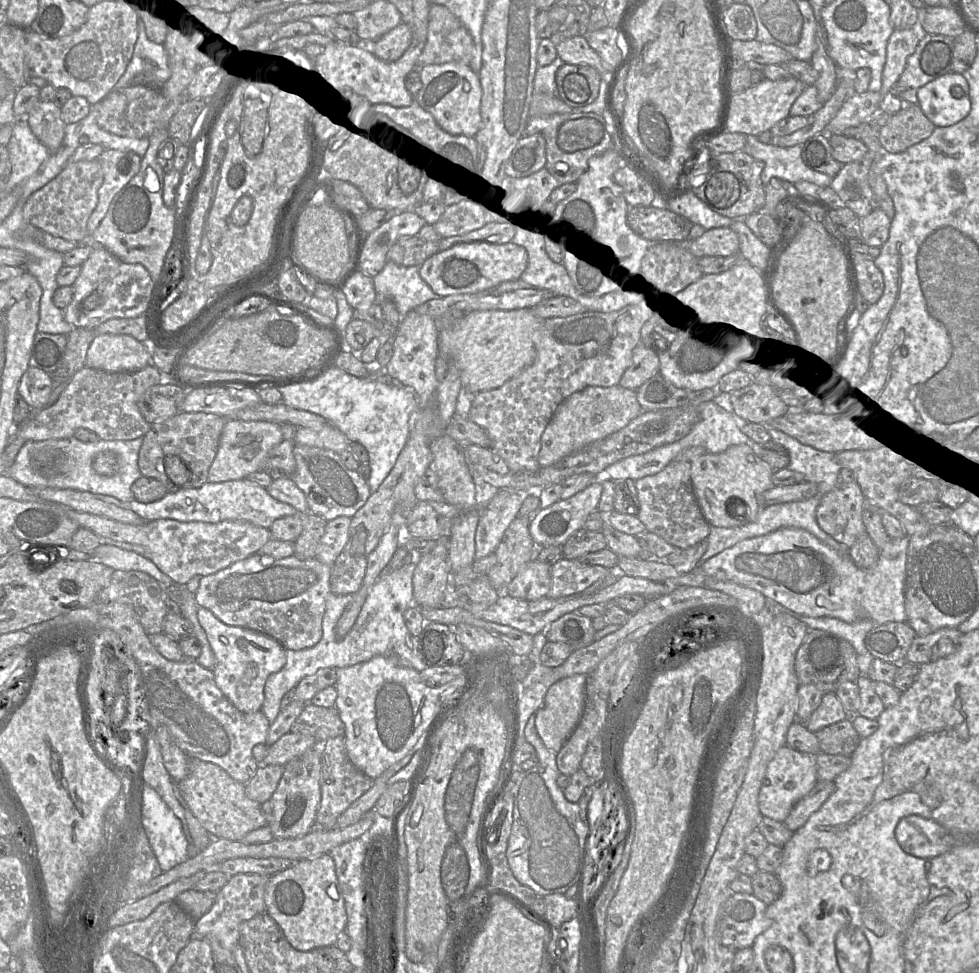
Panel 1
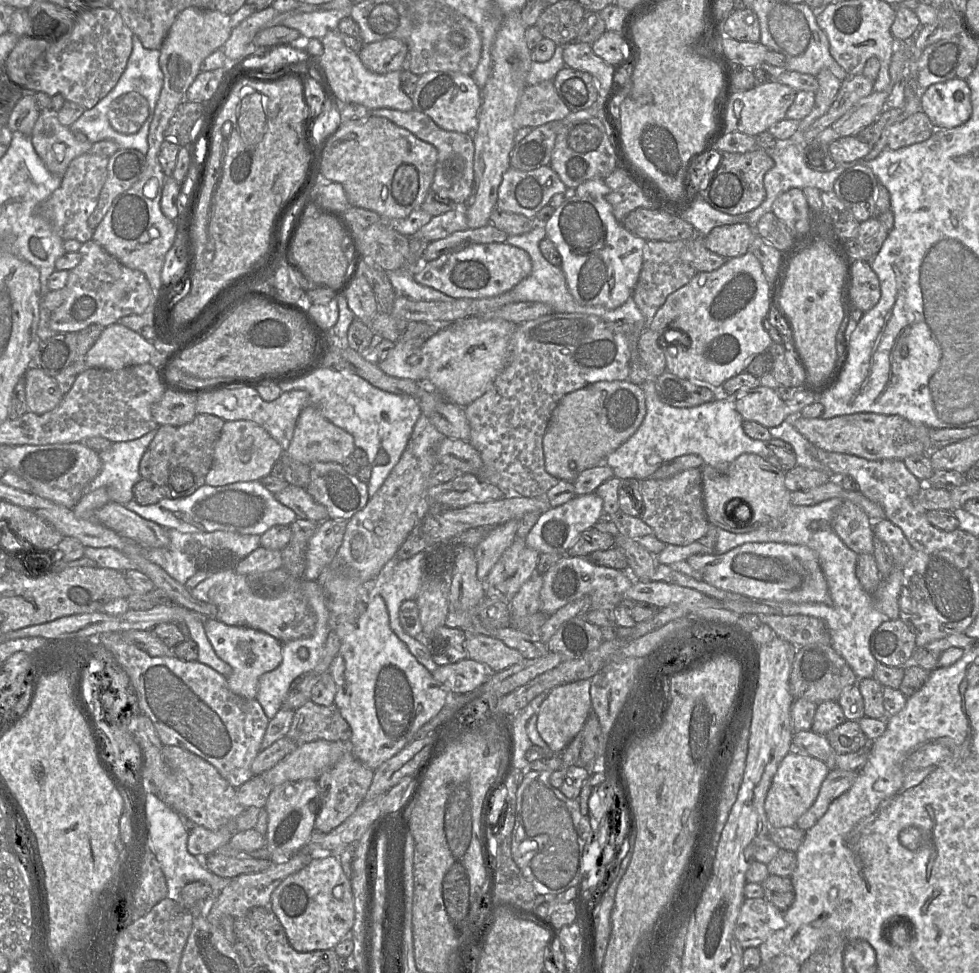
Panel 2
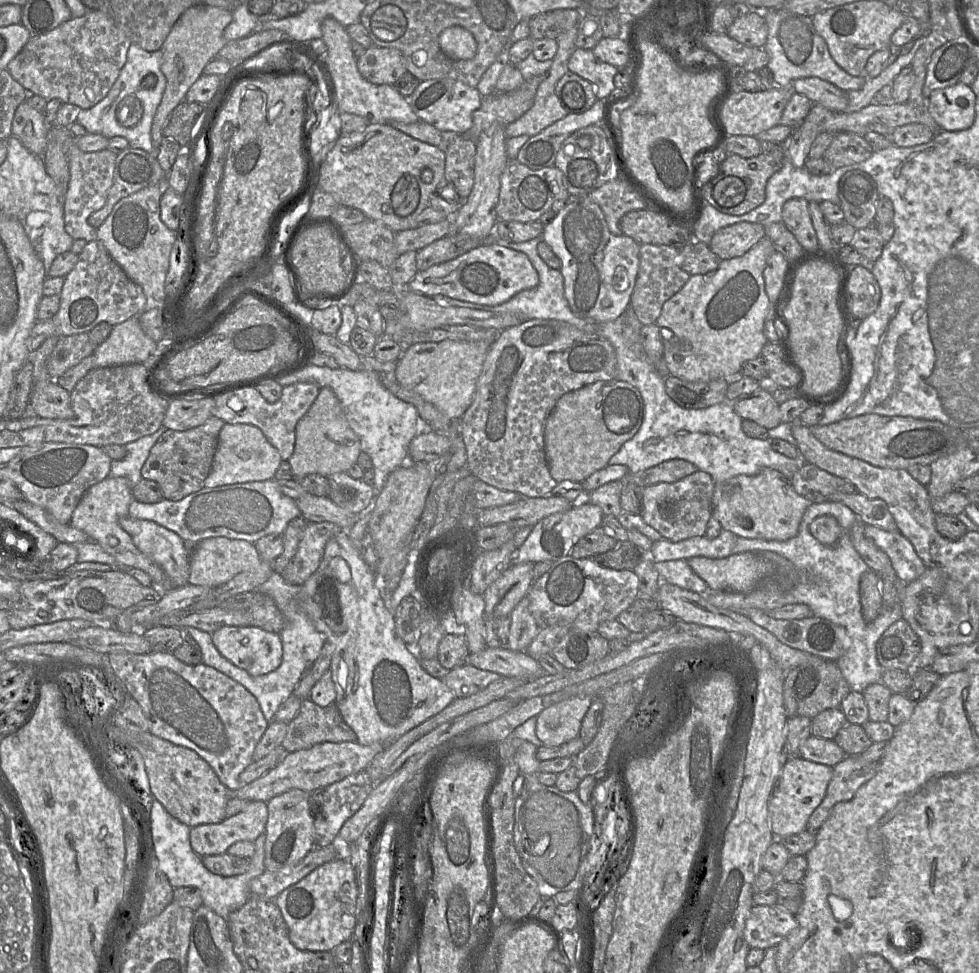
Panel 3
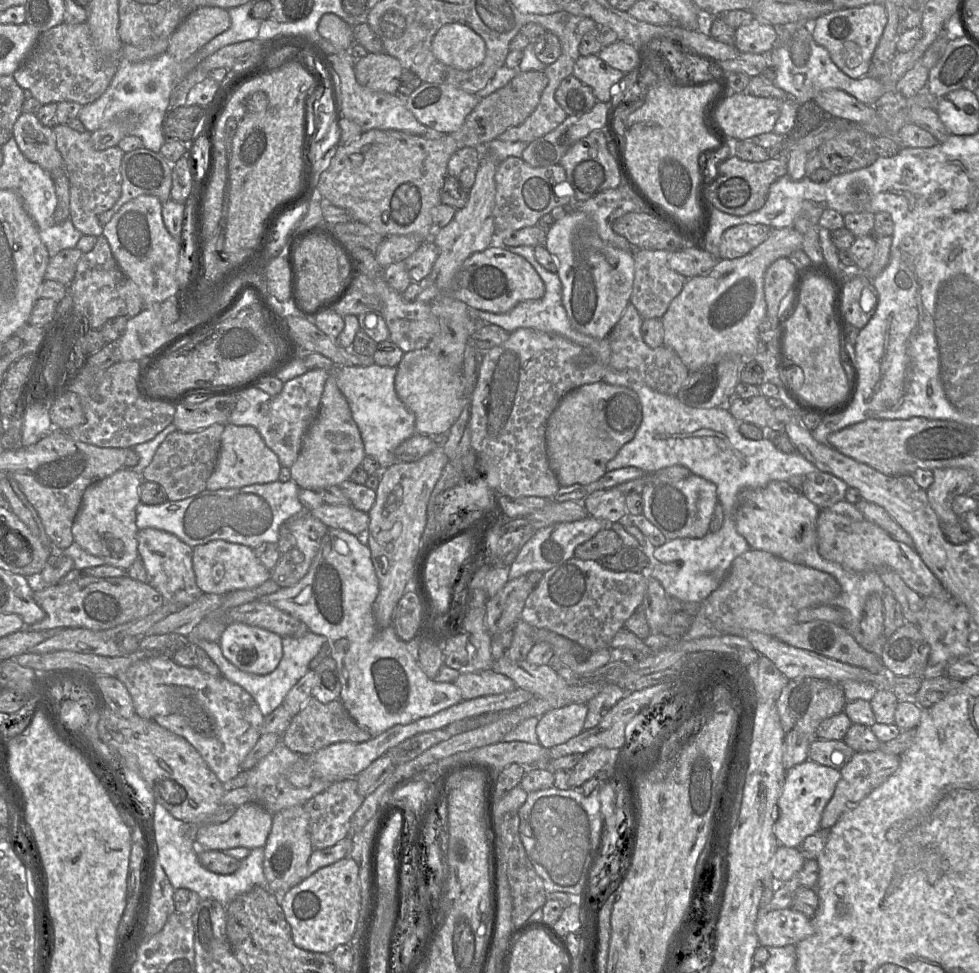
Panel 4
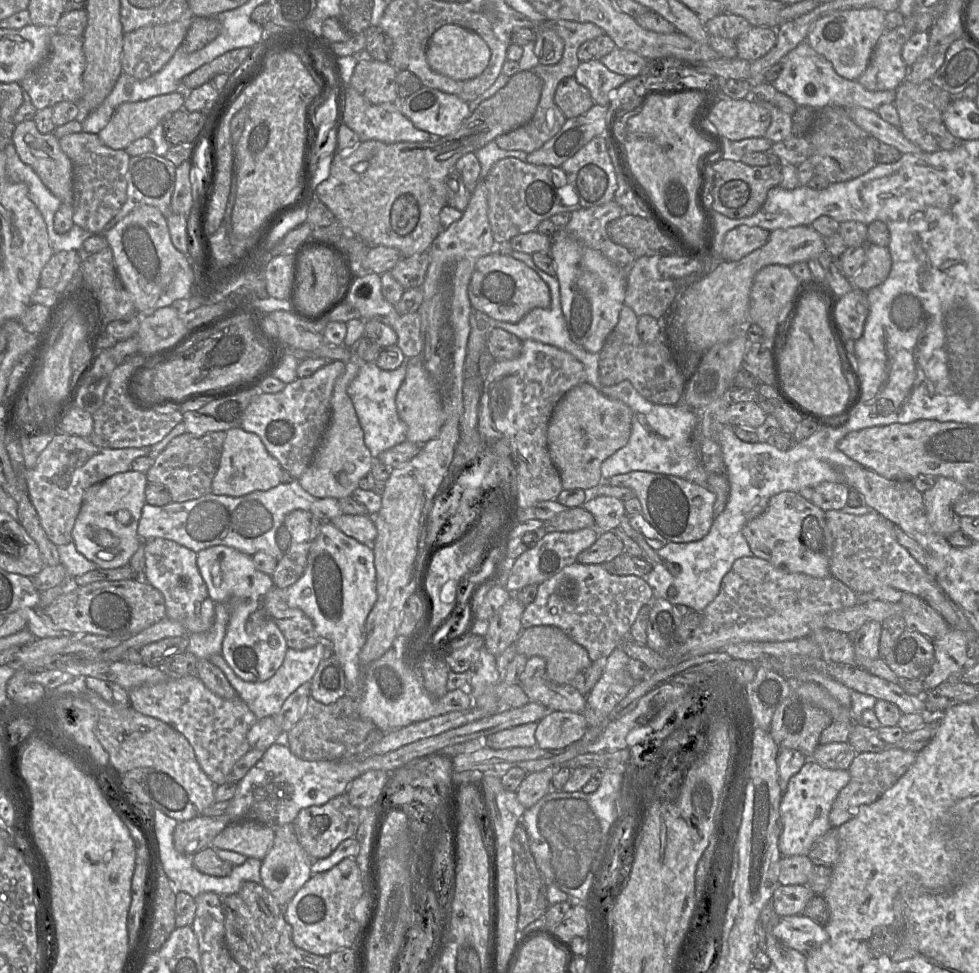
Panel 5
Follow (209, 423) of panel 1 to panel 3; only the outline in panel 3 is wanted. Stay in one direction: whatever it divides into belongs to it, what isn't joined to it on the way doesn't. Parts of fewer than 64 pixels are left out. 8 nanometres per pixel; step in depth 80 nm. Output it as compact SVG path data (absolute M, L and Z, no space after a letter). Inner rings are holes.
M211 416L204 424L189 430L166 430L151 448L141 469L142 478L157 482L163 498L171 501L179 501L201 490L205 487L204 481L211 471L218 435L224 424L223 420Z

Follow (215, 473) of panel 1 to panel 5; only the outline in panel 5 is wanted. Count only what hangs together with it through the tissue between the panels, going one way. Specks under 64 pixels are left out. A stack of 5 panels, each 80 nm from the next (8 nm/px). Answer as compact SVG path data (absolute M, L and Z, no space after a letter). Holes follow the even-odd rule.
M241 427L226 431L217 472L212 481L212 493L240 497L254 491L266 491L281 482L282 467L272 457L258 435L247 432Z

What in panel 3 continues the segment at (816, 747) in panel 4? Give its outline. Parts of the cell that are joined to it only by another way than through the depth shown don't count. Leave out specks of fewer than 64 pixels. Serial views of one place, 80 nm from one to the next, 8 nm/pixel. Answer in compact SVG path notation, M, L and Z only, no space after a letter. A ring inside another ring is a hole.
M811 735L801 744L797 756L833 768L844 760L847 754L834 740Z

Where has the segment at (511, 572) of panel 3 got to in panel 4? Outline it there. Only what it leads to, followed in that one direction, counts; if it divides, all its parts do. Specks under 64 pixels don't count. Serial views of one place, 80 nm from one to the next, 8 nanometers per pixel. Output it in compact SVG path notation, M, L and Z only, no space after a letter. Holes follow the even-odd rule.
M521 576L508 580L504 587L488 600L485 605L485 624L491 635L513 629L531 591L527 576Z

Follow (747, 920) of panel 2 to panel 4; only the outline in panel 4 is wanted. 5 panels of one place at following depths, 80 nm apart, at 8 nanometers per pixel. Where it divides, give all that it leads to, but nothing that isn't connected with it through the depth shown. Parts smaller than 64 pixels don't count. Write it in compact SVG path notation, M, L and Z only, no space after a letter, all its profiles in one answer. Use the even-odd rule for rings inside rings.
M792 908L768 911L755 923L759 944L766 948L796 945L813 932L811 919Z

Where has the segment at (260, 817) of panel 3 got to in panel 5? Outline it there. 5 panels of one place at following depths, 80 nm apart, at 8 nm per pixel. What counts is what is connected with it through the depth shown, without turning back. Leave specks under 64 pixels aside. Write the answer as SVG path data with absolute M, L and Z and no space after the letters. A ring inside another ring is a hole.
M240 821L227 825L211 844L262 861L271 849L274 838L275 832L271 827L256 821Z

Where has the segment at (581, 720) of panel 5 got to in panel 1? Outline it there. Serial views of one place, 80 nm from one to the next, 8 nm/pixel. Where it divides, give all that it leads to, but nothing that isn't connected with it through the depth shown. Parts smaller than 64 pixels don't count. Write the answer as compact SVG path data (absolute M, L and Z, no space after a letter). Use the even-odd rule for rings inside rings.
M576 674L557 681L548 689L535 712L536 730L547 749L558 753L578 725L585 706L585 685L586 675Z

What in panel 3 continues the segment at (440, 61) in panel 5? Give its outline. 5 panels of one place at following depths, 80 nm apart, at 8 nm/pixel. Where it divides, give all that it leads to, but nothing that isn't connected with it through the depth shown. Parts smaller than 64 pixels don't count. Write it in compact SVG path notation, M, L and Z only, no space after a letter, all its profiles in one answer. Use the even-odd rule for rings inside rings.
M451 26L439 35L441 51L454 60L468 60L476 55L477 42L471 32L461 26Z

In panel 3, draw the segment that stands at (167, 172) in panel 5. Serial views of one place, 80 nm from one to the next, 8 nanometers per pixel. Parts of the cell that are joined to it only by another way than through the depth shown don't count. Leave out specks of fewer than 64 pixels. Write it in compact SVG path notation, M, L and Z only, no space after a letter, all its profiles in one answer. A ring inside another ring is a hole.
M131 148L117 154L113 184L105 205L88 217L88 224L98 229L123 198L146 187L158 185L166 177L156 157L148 152Z

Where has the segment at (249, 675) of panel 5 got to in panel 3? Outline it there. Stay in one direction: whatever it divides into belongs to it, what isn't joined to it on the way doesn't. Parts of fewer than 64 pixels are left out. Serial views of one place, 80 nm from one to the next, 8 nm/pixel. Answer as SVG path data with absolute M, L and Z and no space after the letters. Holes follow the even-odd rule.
M225 537L208 538L193 545L190 555L189 584L209 588L222 586L240 572L254 569L261 563L261 558L253 543ZM223 626L214 631L211 636L220 654L251 676L270 673L282 662L282 642L278 633L254 626Z

